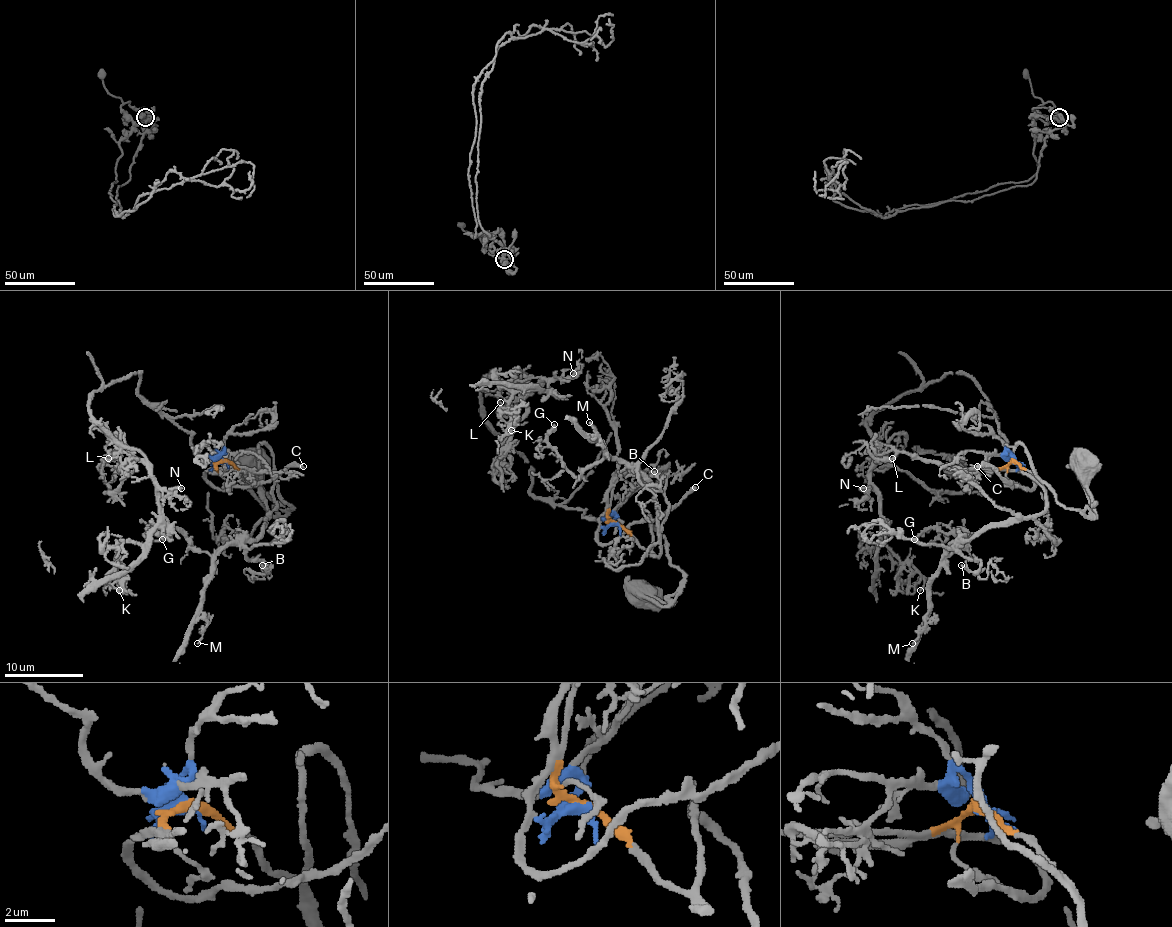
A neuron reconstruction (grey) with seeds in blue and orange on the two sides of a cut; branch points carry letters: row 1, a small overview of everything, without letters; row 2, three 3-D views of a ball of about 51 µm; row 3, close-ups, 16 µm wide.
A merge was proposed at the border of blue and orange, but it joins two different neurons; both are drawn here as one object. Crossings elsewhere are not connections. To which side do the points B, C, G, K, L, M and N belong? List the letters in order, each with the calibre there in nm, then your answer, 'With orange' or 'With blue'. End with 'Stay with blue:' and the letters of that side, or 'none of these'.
B: Thickness 160 nm. With orange
C: Thickness 280 nm. With blue
G: Thickness 240 nm. With orange
K: Thickness 180 nm. With blue
L: Thickness 130 nm. With blue
M: Thickness 130 nm. With orange
N: Thickness 140 nm. With blue
Stay with blue: C, K, L, N

